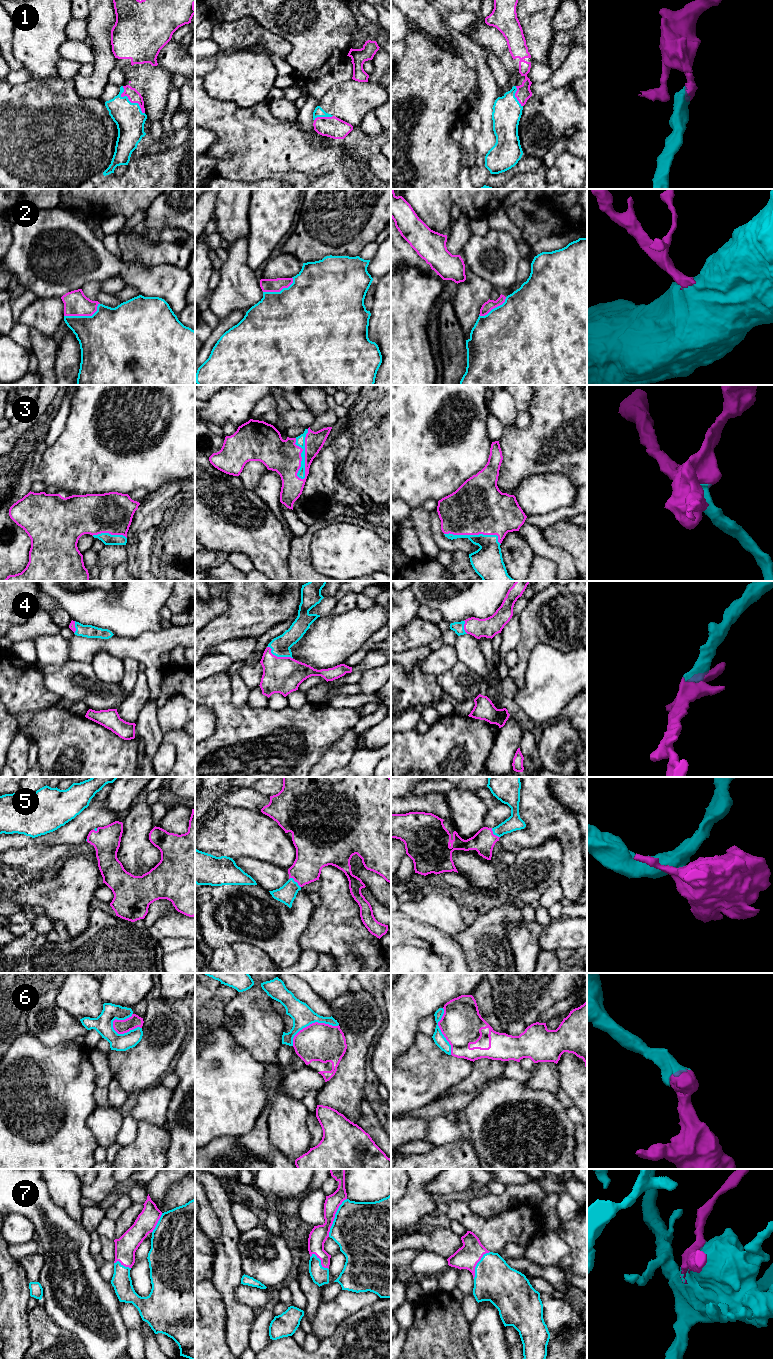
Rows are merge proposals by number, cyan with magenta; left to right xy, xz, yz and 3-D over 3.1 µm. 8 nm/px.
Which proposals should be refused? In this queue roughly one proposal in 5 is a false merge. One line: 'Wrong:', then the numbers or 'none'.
Wrong: none

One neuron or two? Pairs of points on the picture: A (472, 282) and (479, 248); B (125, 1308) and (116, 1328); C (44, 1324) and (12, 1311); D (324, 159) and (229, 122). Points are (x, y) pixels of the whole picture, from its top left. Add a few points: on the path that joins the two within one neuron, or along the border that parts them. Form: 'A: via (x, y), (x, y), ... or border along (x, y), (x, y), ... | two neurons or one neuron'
A: border along (465, 264), (473, 273), (485, 279), (493, 287) | two neurons
B: border along (119, 1302), (119, 1313), (128, 1328) | two neurons
C: border along (28, 1310), (30, 1340) | two neurons
D: via (300, 155), (282, 146), (253, 145) | one neuron

